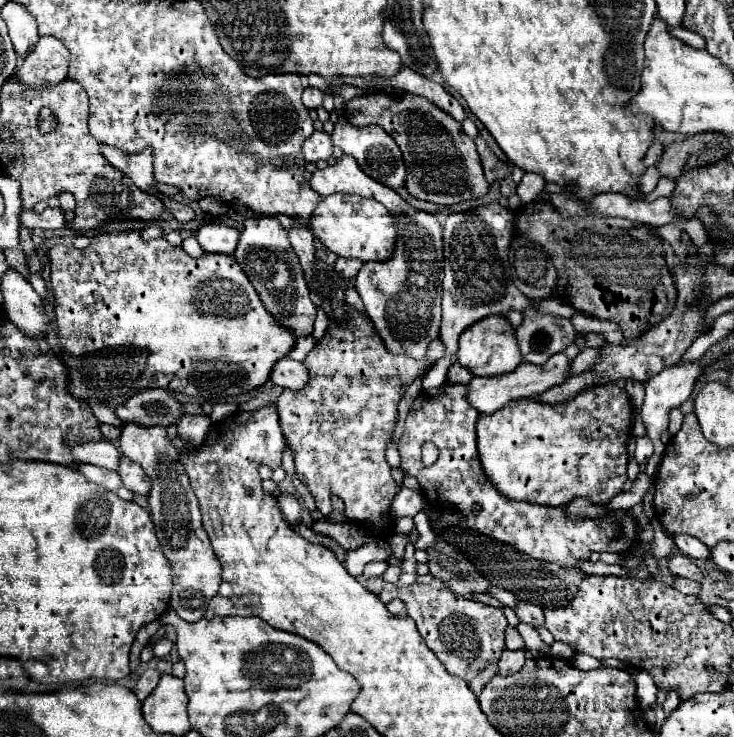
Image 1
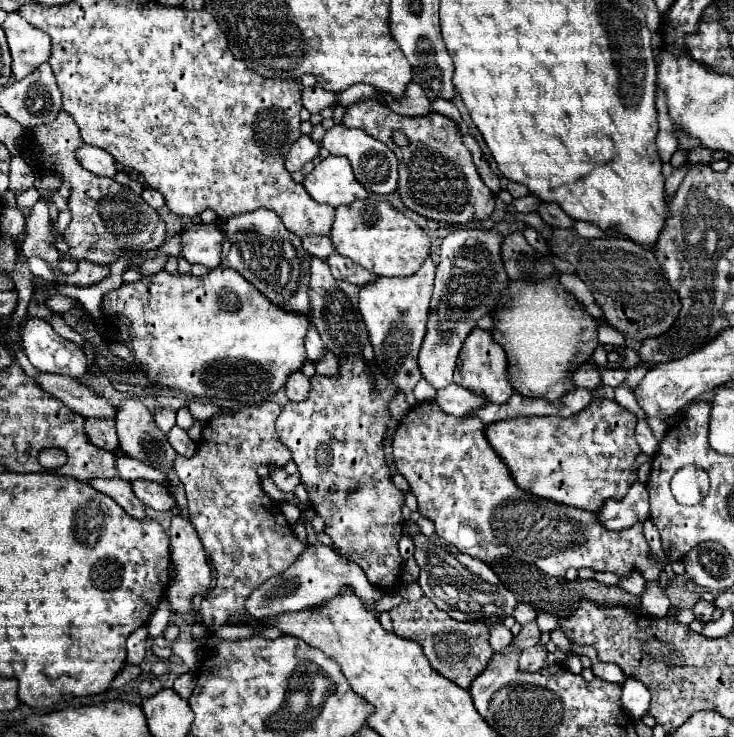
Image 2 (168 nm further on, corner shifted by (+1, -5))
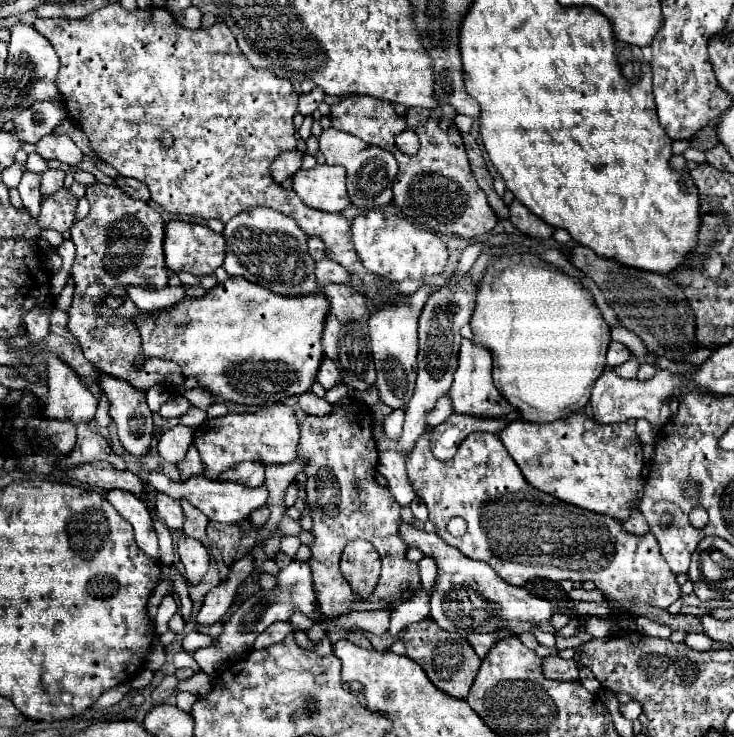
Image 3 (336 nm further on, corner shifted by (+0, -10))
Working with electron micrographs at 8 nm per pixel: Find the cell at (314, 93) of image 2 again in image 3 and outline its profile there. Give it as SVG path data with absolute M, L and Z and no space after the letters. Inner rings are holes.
M314 88L312 92L308 94L300 94L300 100L298 100L298 112L302 116L310 116L318 106L320 102L324 100L324 92L320 88Z

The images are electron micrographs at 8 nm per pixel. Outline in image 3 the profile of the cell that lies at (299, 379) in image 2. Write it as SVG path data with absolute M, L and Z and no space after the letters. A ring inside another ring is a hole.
M312 392L300 394L298 404L304 410L304 414L308 414L308 416L328 416L328 414L332 414L332 404L328 404L326 400L318 398Z

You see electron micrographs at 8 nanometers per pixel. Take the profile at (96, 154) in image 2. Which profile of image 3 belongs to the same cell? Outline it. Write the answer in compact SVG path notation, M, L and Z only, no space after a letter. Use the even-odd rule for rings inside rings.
M48 134L36 146L38 146L38 154L44 160L58 160L64 166L78 166L82 162L80 148L66 134L62 134L62 136Z

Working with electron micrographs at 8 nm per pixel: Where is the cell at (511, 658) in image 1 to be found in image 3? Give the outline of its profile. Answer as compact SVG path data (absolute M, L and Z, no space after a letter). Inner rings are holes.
M550 656L550 658L544 658L544 674L550 680L576 682L578 680L578 664L574 660L564 660L560 656Z

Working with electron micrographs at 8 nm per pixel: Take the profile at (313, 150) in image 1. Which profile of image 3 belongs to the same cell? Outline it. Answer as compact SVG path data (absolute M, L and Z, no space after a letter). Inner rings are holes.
M292 150L292 152L282 152L272 164L270 164L270 176L274 178L276 184L282 184L286 178L290 178L302 164L302 154Z

